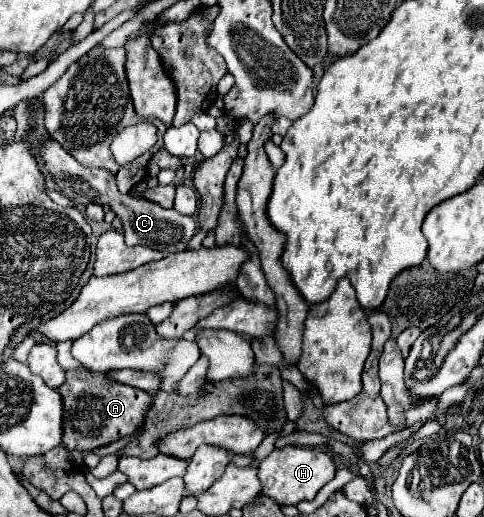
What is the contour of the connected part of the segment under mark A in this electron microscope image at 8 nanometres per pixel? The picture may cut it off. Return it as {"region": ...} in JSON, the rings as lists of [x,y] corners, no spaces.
{"region":[[[86,367],[66,371],[66,383],[58,389],[64,399],[64,445],[68,451],[80,449],[84,453],[108,445],[120,437],[132,435],[144,425],[152,407],[152,397],[142,389],[106,379],[104,375],[92,375]]]}

